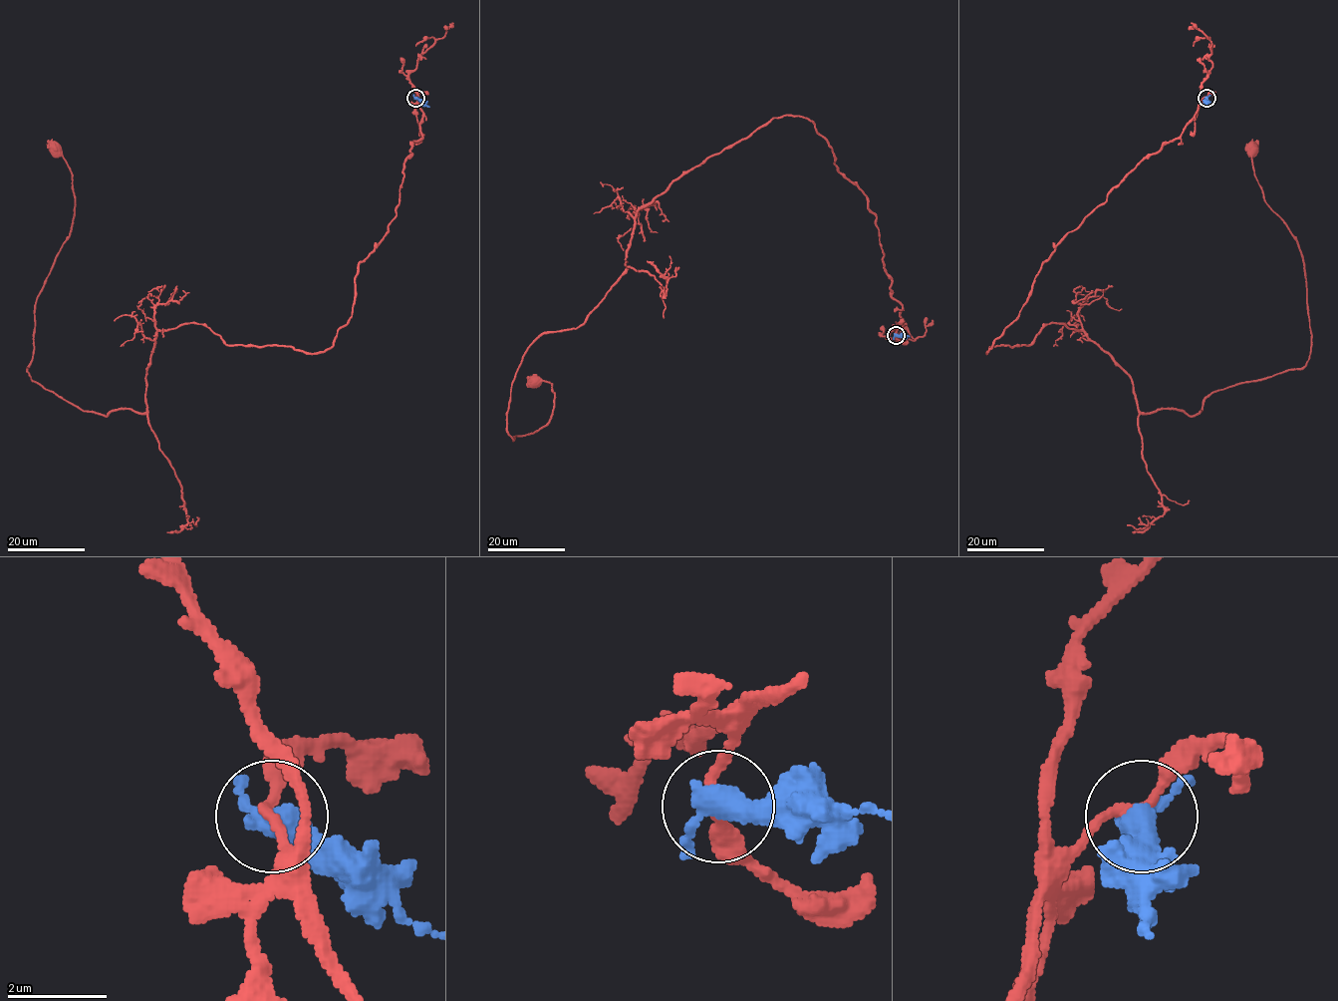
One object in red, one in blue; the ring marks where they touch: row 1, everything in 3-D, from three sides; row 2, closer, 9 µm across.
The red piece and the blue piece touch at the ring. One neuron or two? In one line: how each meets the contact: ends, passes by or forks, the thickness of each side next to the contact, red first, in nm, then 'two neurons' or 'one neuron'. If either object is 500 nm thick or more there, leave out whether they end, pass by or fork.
red passes by | blue passes by | 200/440 nm | two neurons

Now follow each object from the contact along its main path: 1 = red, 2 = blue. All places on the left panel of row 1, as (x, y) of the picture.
1: (416, 97), (422, 138), (333, 345), (158, 330), (142, 414), (80, 410), (27, 370), (73, 223), (56, 151)
2: (416, 97), (429, 107)

